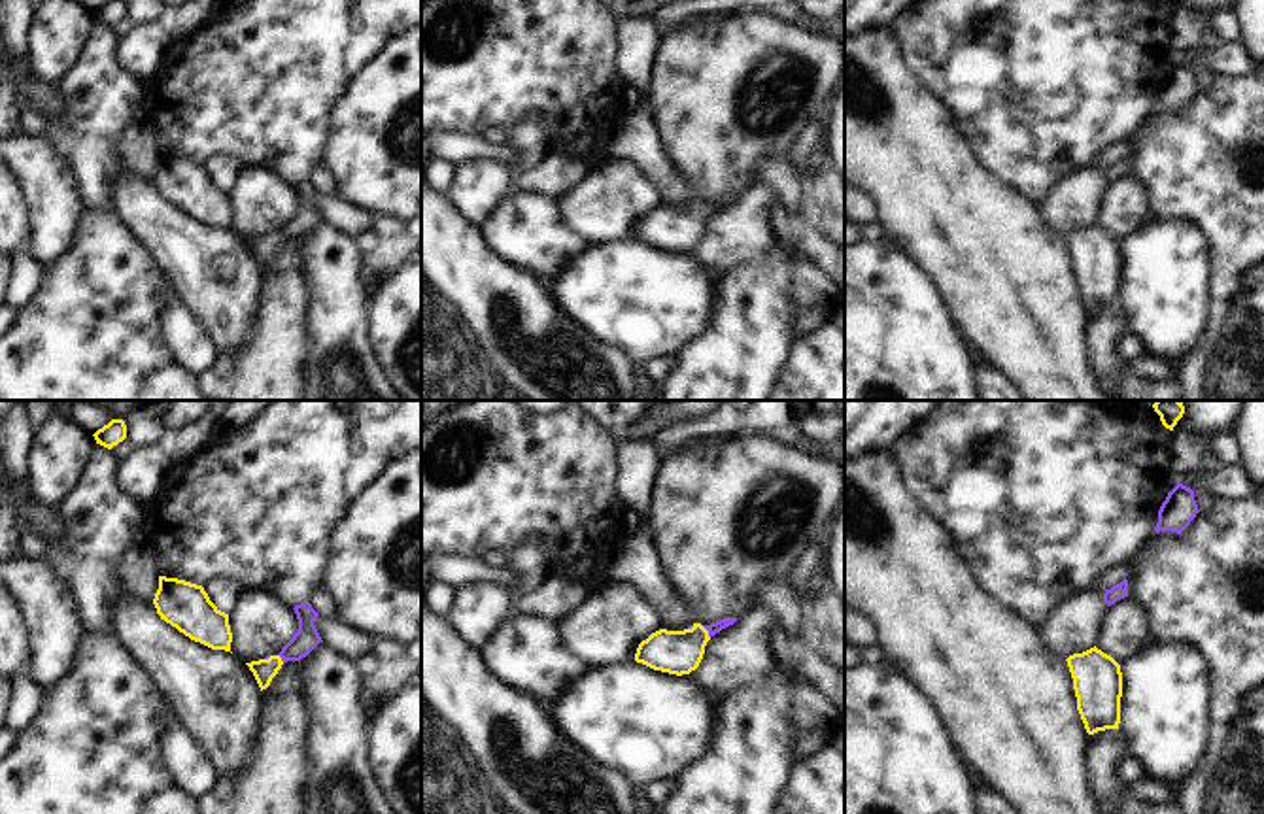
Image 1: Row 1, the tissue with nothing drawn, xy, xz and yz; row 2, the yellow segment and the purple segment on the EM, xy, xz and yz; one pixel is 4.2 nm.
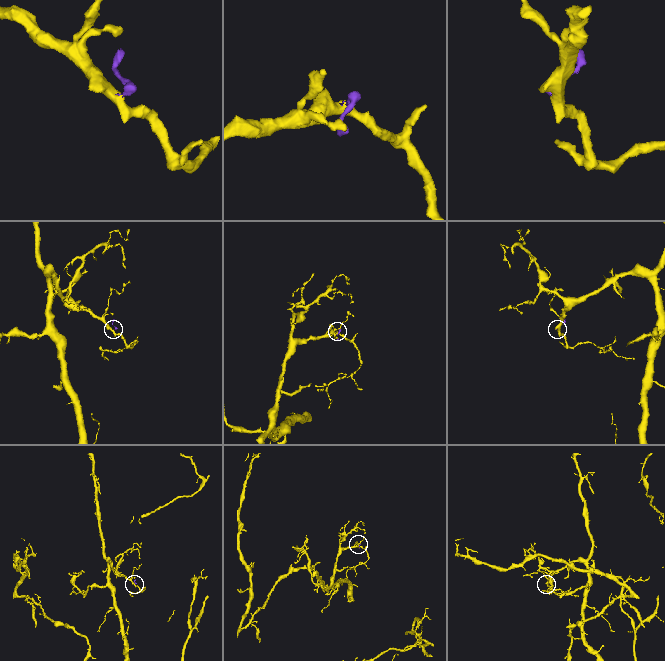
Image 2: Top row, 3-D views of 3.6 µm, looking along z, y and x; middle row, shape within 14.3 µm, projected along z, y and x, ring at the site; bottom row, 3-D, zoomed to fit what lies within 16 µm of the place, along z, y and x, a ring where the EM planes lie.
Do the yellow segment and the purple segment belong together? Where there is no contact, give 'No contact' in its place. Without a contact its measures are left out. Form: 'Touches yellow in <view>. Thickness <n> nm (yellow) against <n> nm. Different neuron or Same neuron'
Touches yellow in xz. Thickness 190 nm (yellow) against 50 nm. Same neuron.

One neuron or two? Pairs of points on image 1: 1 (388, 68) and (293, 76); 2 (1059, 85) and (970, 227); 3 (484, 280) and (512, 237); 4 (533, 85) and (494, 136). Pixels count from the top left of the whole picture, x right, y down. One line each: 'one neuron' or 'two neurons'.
1: two neurons
2: two neurons
3: two neurons
4: two neurons

